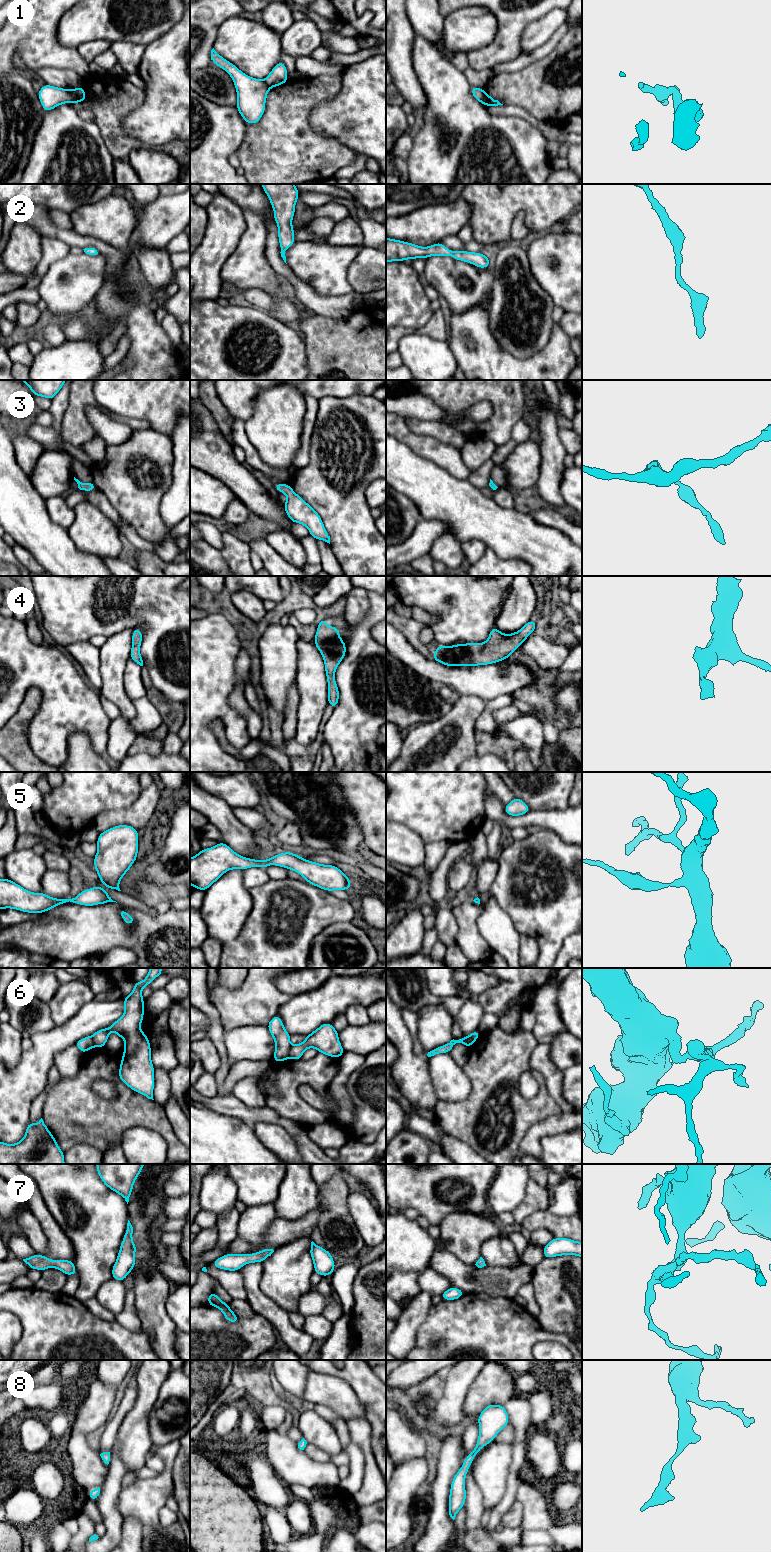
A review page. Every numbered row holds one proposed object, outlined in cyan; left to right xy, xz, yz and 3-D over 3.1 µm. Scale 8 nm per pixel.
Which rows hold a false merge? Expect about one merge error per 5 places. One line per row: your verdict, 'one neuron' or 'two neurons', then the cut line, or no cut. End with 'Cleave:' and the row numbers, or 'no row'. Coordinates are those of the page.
1: two neurons; cut xy (68, 90), (74, 103)
2: one neuron; cut none
3: one neuron; cut none
4: one neuron; cut none
5: one neuron; cut none
6: two neurons; cut xz (291, 1045), (287, 1057)
7: one neuron; cut none
8: one neuron; cut none
Cleave: 1, 6

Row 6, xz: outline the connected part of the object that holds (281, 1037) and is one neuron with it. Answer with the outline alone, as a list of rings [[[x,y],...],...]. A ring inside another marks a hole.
[[[275,1015],[267,1025],[275,1041],[275,1052],[273,1060],[275,1062],[283,1062],[288,1058],[290,1044],[290,1033],[288,1033],[283,1025],[281,1018]]]

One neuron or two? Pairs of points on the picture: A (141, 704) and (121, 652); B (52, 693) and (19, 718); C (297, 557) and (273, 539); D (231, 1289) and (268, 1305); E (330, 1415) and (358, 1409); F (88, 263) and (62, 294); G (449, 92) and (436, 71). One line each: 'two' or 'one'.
A: two
B: two
C: one
D: two
E: two
F: one
G: one

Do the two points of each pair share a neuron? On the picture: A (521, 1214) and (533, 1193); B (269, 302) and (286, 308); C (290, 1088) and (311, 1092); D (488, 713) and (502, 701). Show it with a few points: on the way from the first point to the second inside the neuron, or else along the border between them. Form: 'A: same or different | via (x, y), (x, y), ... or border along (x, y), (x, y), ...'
A: same | via (525, 1209), (533, 1201), (533, 1198)
B: same | via (273, 305), (282, 308)
C: different | border along (302, 1083), (297, 1089), (297, 1094), (312, 1107)
D: same | via (491, 709), (498, 702)

